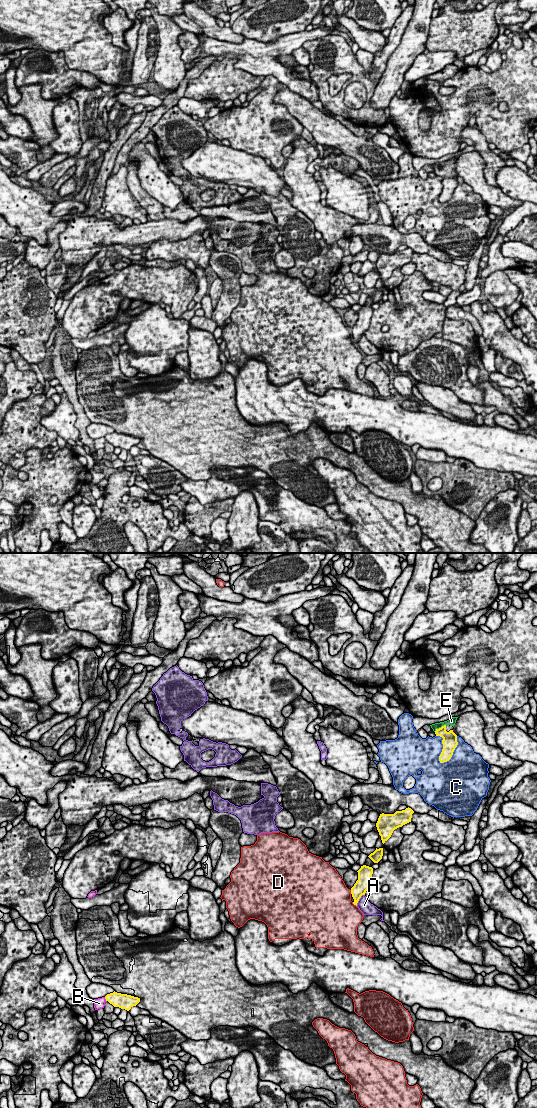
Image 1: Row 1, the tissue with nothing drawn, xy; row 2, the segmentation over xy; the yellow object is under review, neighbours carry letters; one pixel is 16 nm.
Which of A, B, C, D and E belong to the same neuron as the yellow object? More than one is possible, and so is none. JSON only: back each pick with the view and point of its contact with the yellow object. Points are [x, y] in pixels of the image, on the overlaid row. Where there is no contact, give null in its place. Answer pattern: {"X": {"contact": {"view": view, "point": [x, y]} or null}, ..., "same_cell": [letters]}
{"E": {"contact": {"view": "xy", "point": [439, 728]}}, "same_cell": ["E"]}

